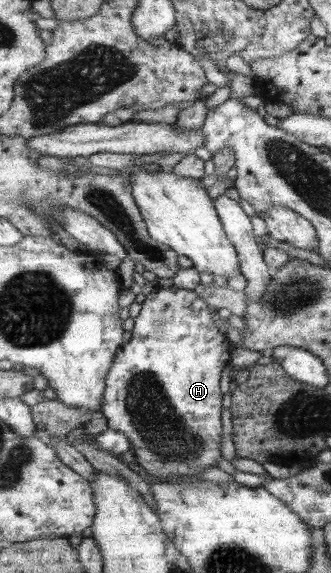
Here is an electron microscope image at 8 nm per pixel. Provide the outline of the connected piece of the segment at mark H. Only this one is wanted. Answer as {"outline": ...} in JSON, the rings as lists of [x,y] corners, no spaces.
{"outline":[[[175,285],[168,288],[159,288],[147,295],[141,306],[141,311],[135,318],[132,338],[117,351],[114,365],[109,370],[101,412],[107,419],[109,428],[116,429],[129,438],[138,464],[158,481],[197,478],[197,475],[205,467],[217,467],[219,461],[223,459],[223,439],[221,439],[223,437],[223,421],[221,421],[223,391],[221,391],[221,373],[223,373],[223,369],[231,361],[231,351],[234,347],[228,340],[228,337],[217,329],[217,325],[213,321],[213,315],[211,315],[210,304],[198,293],[195,293],[195,290]]]}

